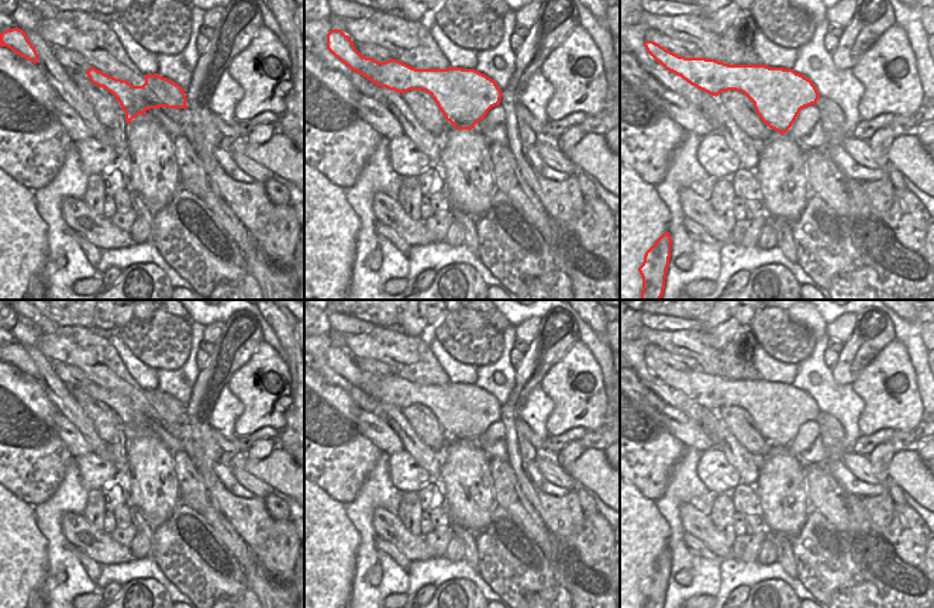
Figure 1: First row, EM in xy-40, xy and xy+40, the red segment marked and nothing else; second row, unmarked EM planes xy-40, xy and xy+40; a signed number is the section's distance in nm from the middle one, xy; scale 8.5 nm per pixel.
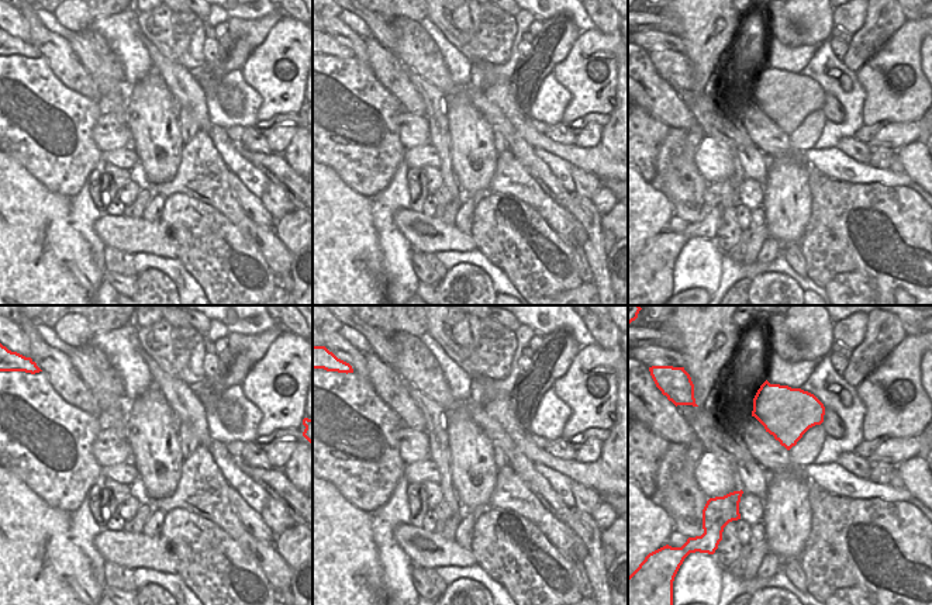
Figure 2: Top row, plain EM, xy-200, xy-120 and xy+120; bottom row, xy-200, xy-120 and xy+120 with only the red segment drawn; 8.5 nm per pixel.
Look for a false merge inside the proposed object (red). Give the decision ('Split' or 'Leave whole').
Split

